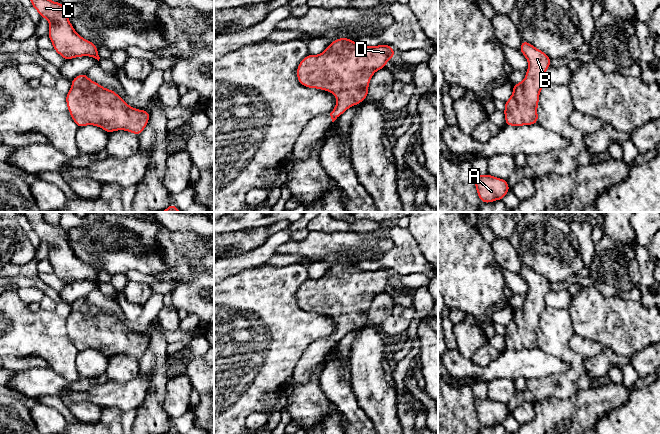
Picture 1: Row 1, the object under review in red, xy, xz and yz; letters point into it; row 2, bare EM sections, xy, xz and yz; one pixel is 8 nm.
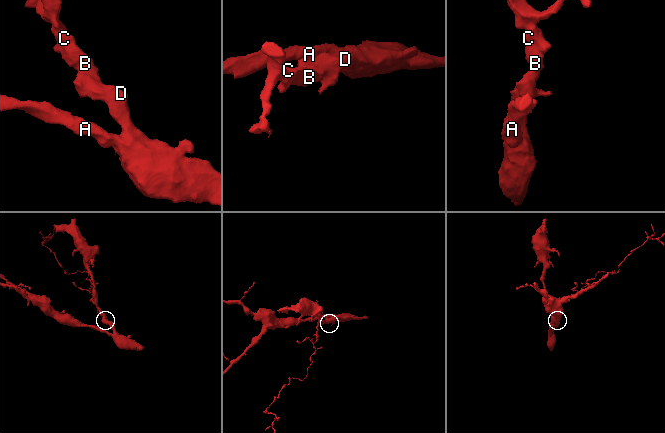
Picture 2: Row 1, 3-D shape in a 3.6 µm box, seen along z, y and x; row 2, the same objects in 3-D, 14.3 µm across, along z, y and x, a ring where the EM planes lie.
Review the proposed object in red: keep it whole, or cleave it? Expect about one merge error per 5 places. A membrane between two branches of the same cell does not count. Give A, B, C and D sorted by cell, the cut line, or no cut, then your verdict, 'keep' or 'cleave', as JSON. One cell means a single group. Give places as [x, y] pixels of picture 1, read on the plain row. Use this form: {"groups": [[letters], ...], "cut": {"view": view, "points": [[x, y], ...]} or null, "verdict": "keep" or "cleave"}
{"groups": [["A", "B", "C", "D"]], "cut": null, "verdict": "keep"}

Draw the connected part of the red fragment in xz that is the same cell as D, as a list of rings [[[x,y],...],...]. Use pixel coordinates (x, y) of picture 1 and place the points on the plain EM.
[[[338,262],[334,264],[320,279],[307,279],[301,284],[297,291],[298,306],[308,312],[317,312],[332,316],[336,323],[336,330],[330,337],[332,346],[334,346],[348,332],[357,329],[368,321],[368,310],[372,299],[379,293],[386,292],[389,283],[395,282],[394,272],[387,268],[378,270],[364,270],[353,266],[349,262]]]

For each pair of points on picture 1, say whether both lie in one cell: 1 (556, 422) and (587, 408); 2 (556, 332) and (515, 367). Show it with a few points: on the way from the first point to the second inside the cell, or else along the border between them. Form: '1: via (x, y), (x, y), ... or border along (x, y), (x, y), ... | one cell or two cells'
1: via (564, 420), (579, 413) | one cell
2: border along (537, 347), (558, 358) | two cells

